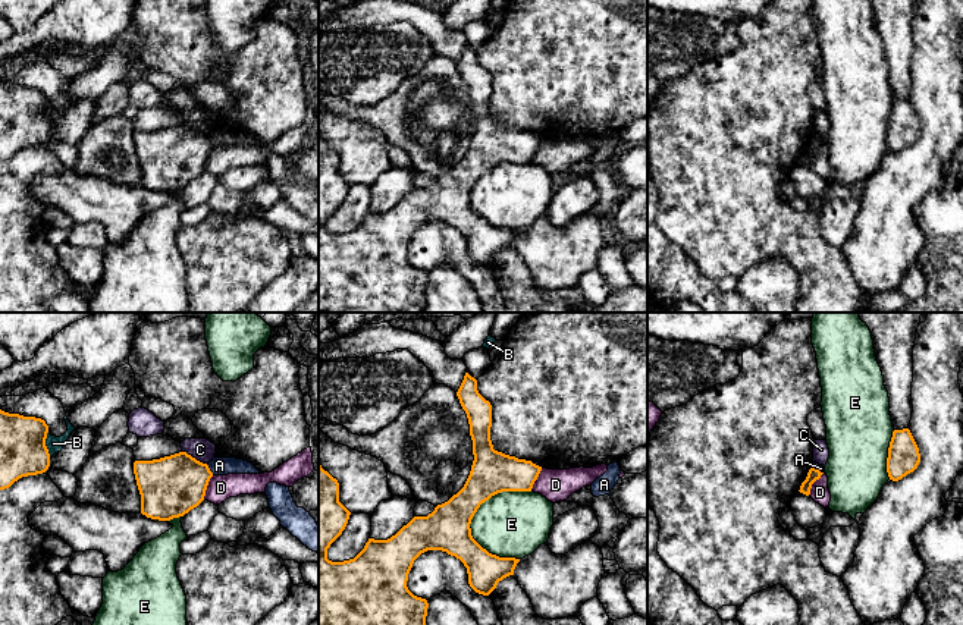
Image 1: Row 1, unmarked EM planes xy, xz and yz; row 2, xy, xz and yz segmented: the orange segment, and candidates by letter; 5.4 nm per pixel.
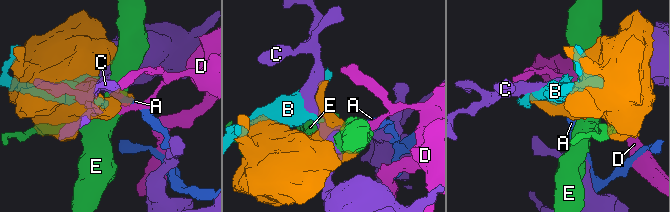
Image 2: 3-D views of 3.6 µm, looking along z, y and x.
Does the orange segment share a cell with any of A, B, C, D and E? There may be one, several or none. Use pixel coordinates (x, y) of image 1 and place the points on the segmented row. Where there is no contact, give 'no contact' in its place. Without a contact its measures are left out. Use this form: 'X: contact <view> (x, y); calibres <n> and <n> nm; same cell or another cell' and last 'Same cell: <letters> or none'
A: contact xy (209, 470); calibres 320 and 100 nm; another cell
B: contact xy (44, 445); calibres 260 and 90 nm; another cell
C: contact xy (194, 458); calibres 320 and 120 nm; another cell
D: contact xy (206, 487); calibres 320 and 140 nm; another cell
E: contact xz (480, 503); calibres 240 and 360 nm; another cell
Same cell: none

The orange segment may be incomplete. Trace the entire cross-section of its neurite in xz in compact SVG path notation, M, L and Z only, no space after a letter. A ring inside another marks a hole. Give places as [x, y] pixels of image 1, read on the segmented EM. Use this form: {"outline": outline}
{"outline": "M465 373L457 396L468 418L474 455L471 471L464 487L448 502L437 505L427 516L414 516L390 538L368 538L364 549L354 559L344 562L332 562L327 559L327 549L345 530L351 512L339 502L338 480L319 464L319 625L426 625L429 603L426 599L414 596L408 590L407 581L414 560L427 550L442 550L459 559L467 568L470 587L483 596L489 596L499 581L514 575L520 559L499 558L489 553L473 538L470 524L480 505L492 496L502 491L531 491L542 467L493 449L490 440L492 405L479 393L477 380L468 373Z"}

